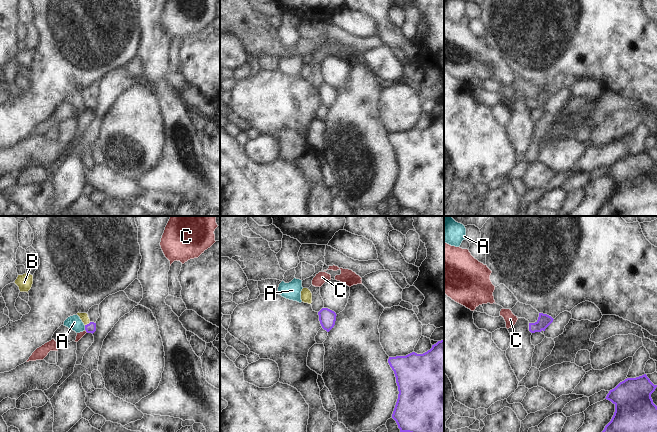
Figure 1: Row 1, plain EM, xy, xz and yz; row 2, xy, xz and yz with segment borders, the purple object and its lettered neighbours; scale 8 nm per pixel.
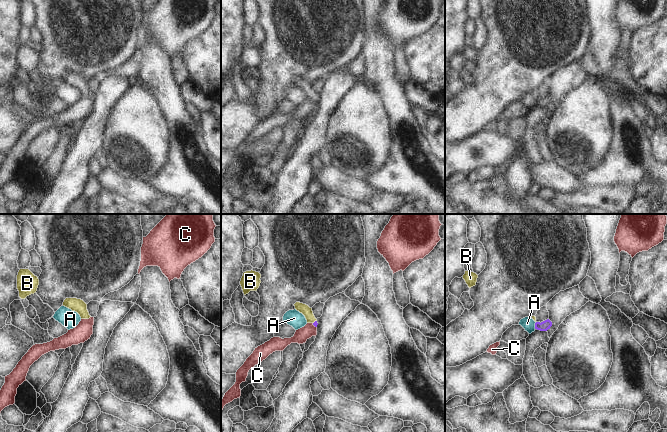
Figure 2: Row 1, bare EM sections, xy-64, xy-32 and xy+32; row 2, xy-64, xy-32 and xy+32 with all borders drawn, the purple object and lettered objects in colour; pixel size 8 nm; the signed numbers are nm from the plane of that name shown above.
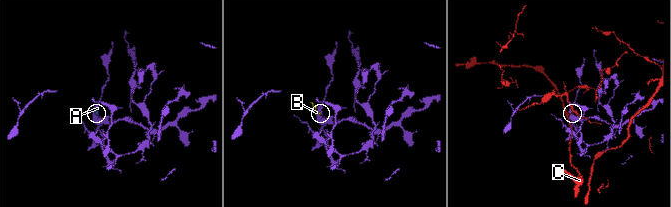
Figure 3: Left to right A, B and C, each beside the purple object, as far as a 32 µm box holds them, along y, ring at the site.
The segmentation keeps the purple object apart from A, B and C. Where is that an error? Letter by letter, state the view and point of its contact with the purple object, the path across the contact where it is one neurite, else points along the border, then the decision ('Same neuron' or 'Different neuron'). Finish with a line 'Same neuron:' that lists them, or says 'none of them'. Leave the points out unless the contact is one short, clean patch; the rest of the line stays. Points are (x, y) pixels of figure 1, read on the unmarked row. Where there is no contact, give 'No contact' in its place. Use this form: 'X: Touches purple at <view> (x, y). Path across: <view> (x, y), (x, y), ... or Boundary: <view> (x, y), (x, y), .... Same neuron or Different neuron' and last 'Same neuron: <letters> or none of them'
A: Touches purple at xy (85, 103). Boundary: xy (84, 101), (85, 105). Different neuron
B: Touches purple at xy (87, 100). Path across: xy (91, 103), (87, 100), (84, 93). Same neuron
C: Touches purple at xy (86, 107). Different neuron
Same neuron: B

